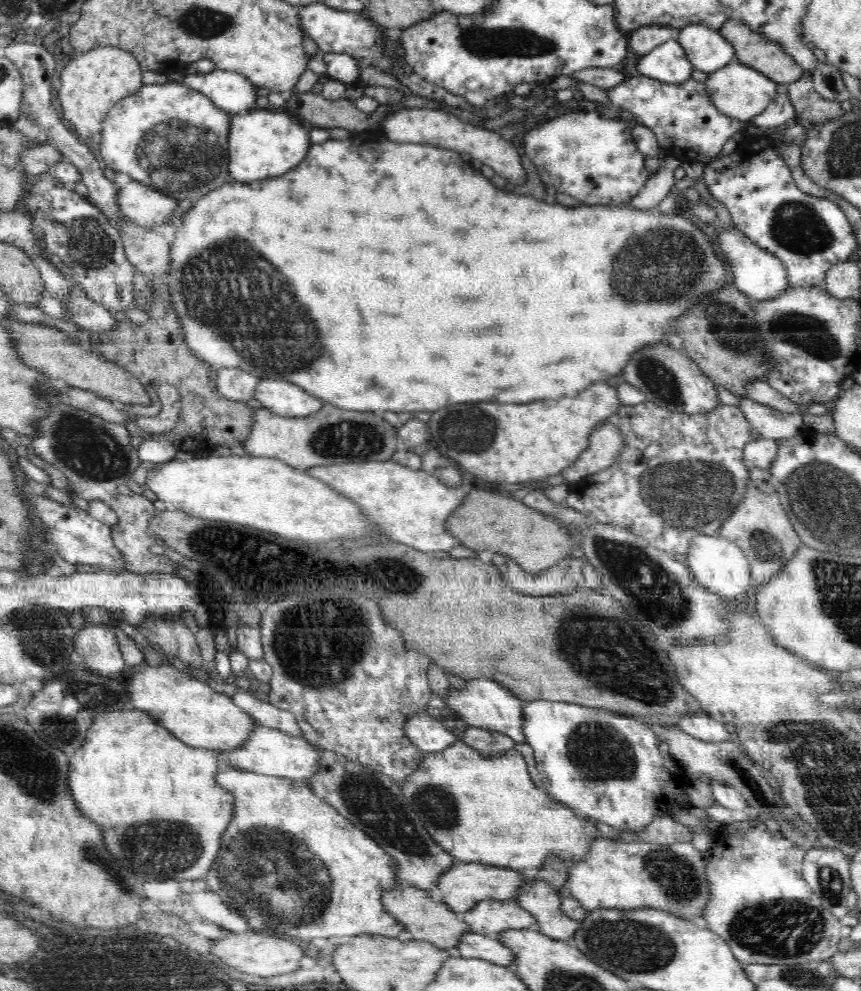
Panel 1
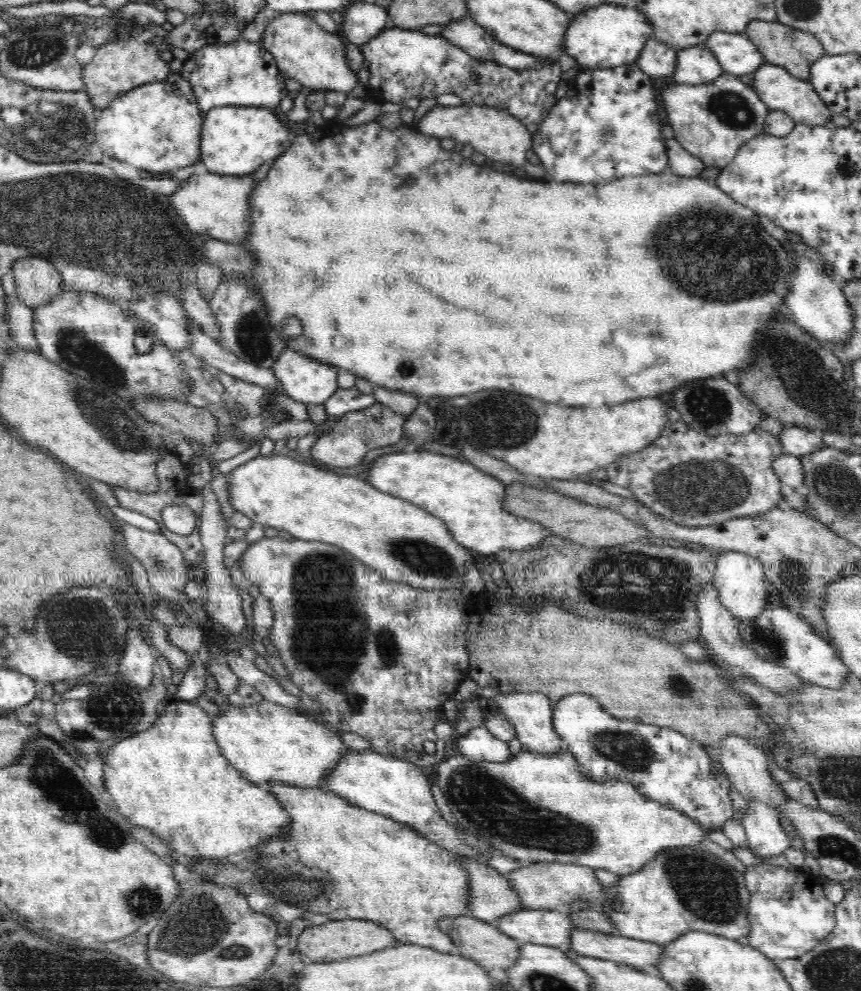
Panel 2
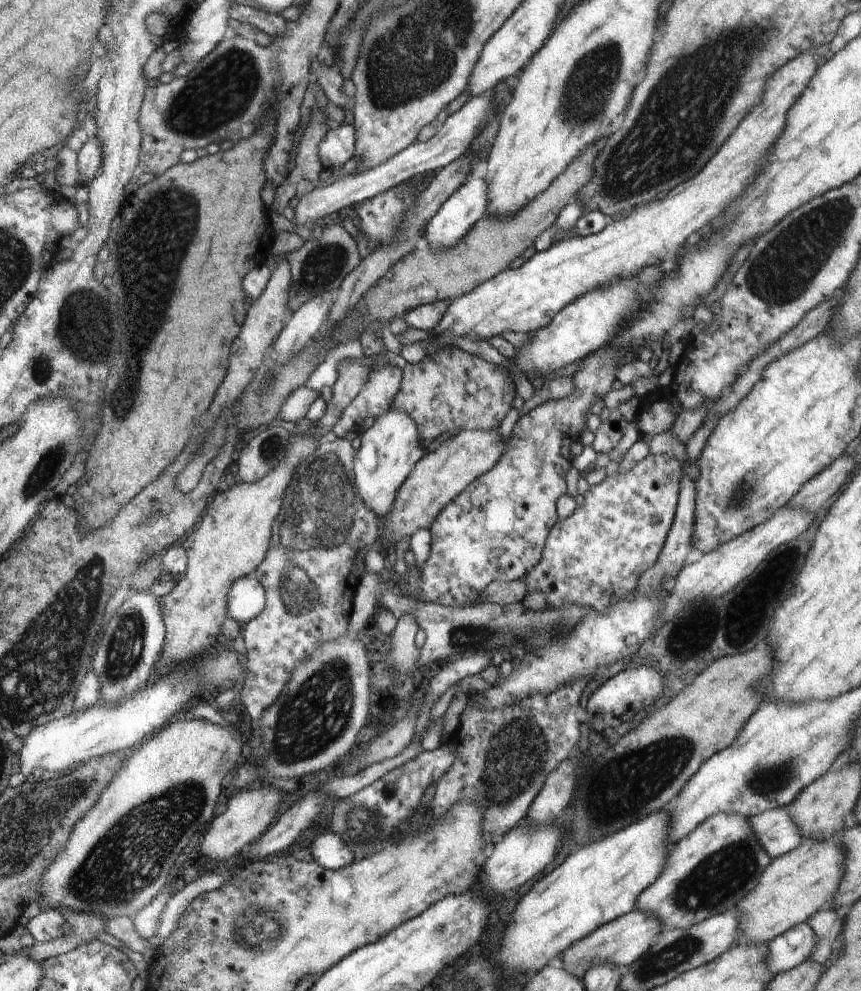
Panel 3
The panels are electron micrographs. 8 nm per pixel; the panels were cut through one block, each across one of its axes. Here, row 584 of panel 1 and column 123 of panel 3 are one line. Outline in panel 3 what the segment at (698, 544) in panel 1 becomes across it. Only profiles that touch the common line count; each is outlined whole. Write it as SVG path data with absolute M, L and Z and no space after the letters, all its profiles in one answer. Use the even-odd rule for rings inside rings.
M221 641L220 650L212 653L212 657L203 658L194 667L198 672L190 672L188 676L174 674L153 678L140 692L124 698L118 704L107 706L104 702L86 708L82 712L73 711L62 719L34 728L24 740L19 751L20 770L25 776L30 776L33 768L44 768L50 772L64 774L80 763L86 763L95 757L116 754L126 749L135 749L146 738L155 735L175 717L182 716L182 710L188 706L194 694L202 694L203 688L208 688L206 694L220 695L232 689L238 680L246 673L248 664L240 660L240 655L232 647L231 642Z

